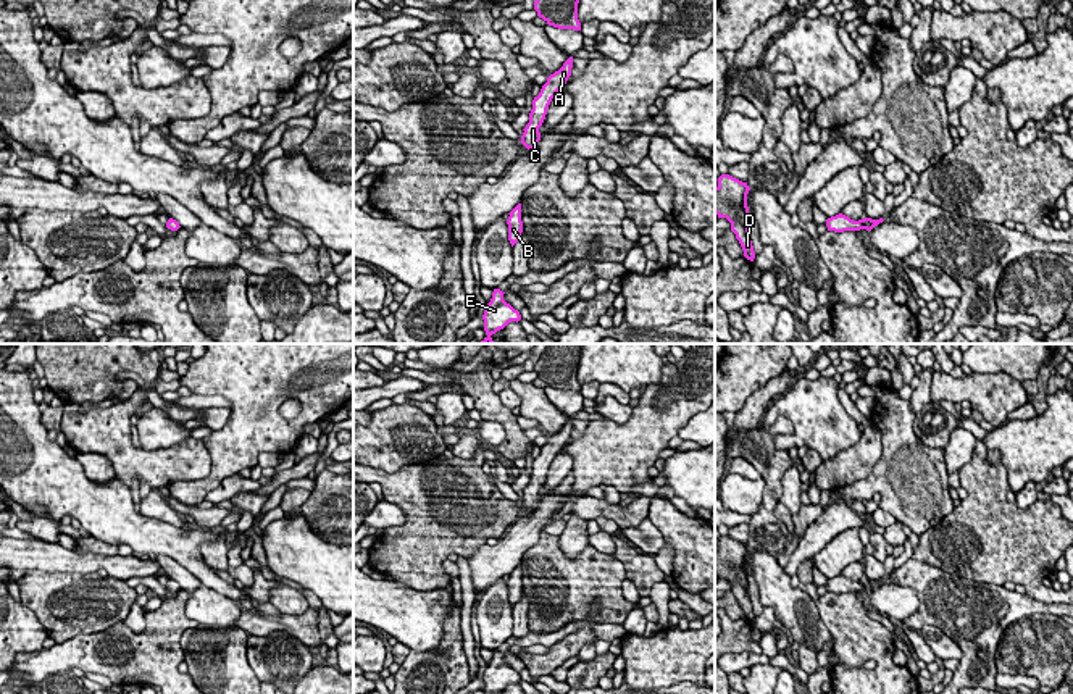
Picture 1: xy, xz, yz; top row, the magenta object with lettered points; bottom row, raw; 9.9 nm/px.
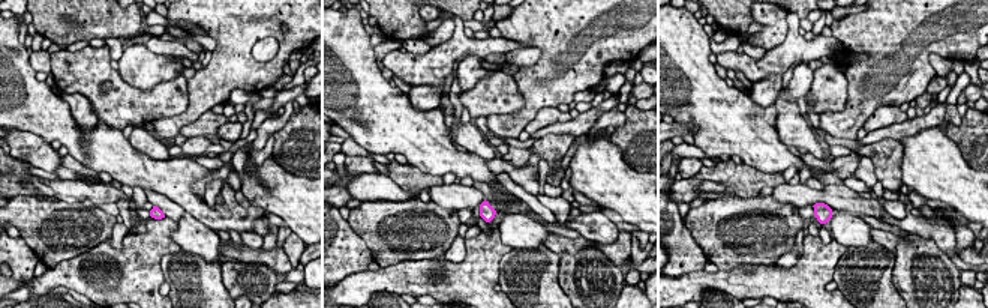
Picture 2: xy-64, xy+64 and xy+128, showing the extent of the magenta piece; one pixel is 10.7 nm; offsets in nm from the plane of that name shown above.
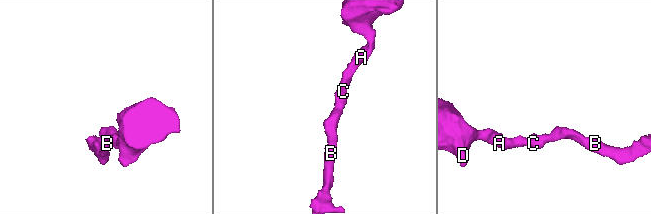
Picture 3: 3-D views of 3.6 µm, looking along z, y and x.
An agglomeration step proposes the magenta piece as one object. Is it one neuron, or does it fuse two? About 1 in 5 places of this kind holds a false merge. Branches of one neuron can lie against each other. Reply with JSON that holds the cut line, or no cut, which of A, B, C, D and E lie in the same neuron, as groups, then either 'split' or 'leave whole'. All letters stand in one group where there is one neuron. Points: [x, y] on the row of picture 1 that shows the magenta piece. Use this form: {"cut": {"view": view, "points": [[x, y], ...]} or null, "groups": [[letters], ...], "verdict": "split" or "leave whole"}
{"cut": null, "groups": [["A", "B", "C", "D", "E"]], "verdict": "leave whole"}

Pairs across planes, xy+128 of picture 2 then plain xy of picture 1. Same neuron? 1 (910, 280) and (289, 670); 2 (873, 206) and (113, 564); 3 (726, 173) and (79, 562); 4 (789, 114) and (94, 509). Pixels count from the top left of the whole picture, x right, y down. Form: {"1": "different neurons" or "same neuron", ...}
{"1": "same neuron", "2": "same neuron", "3": "different neurons", "4": "different neurons"}

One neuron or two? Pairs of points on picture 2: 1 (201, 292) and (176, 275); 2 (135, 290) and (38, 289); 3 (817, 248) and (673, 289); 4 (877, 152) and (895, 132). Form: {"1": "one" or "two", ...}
{"1": "one", "2": "one", "3": "one", "4": "two"}

